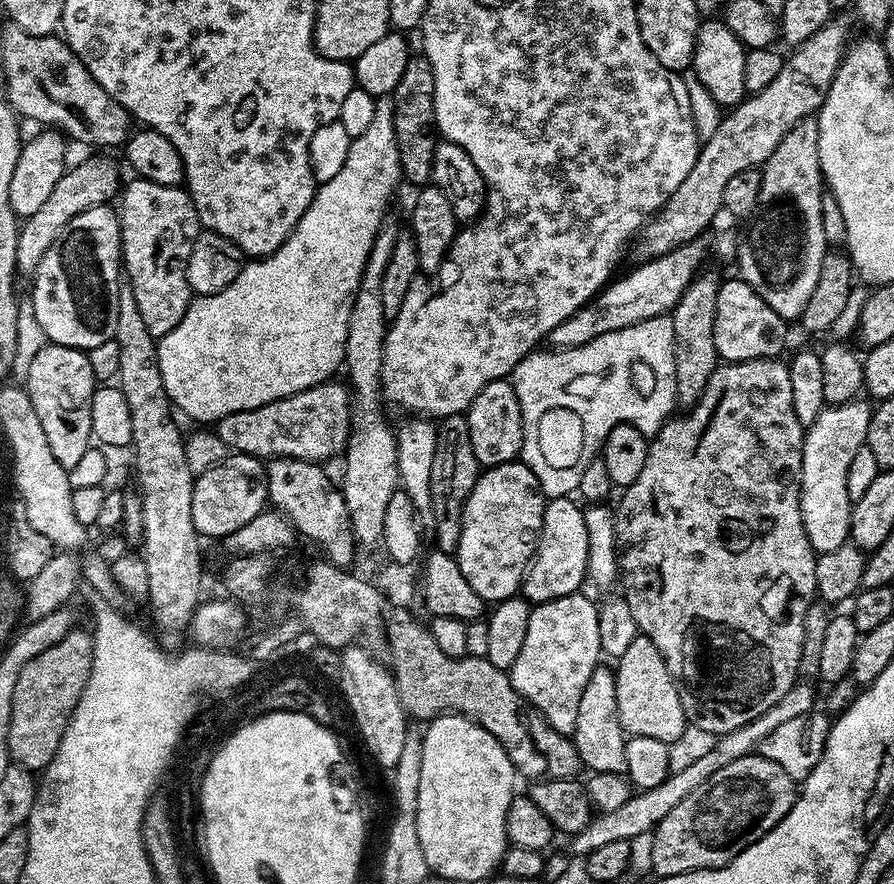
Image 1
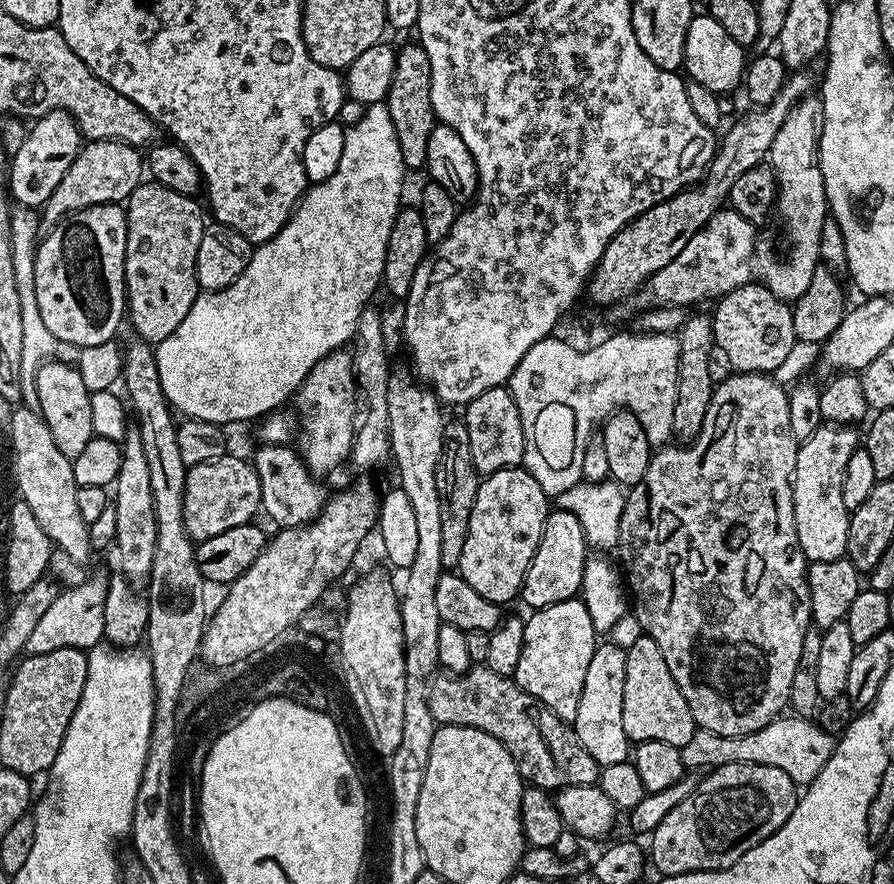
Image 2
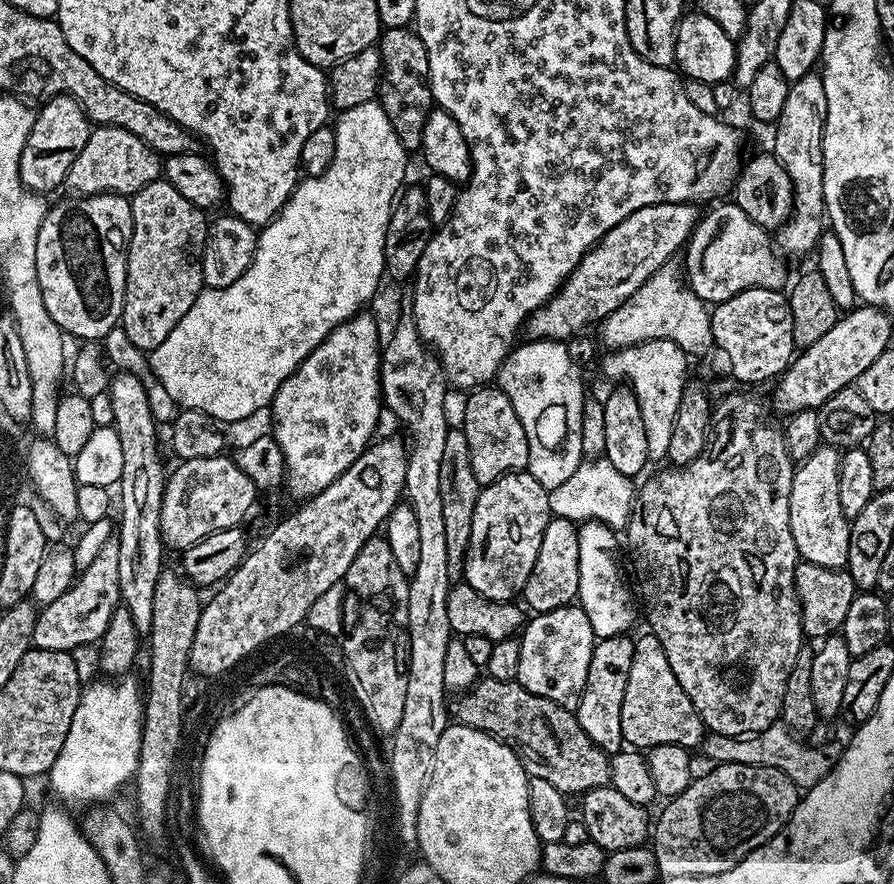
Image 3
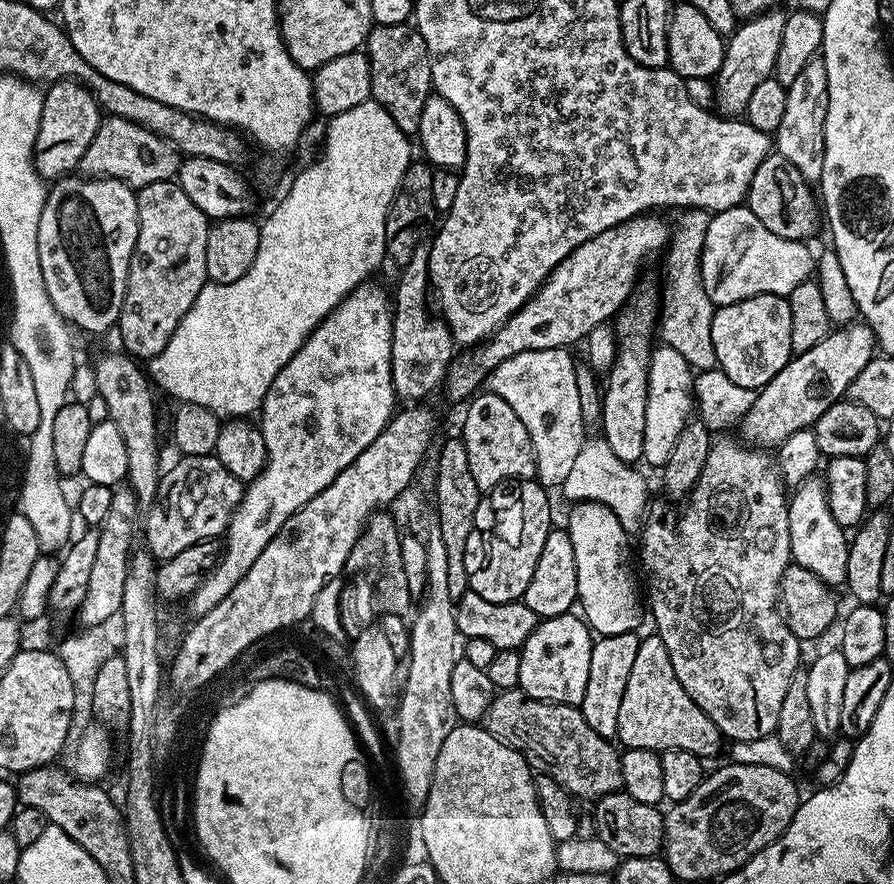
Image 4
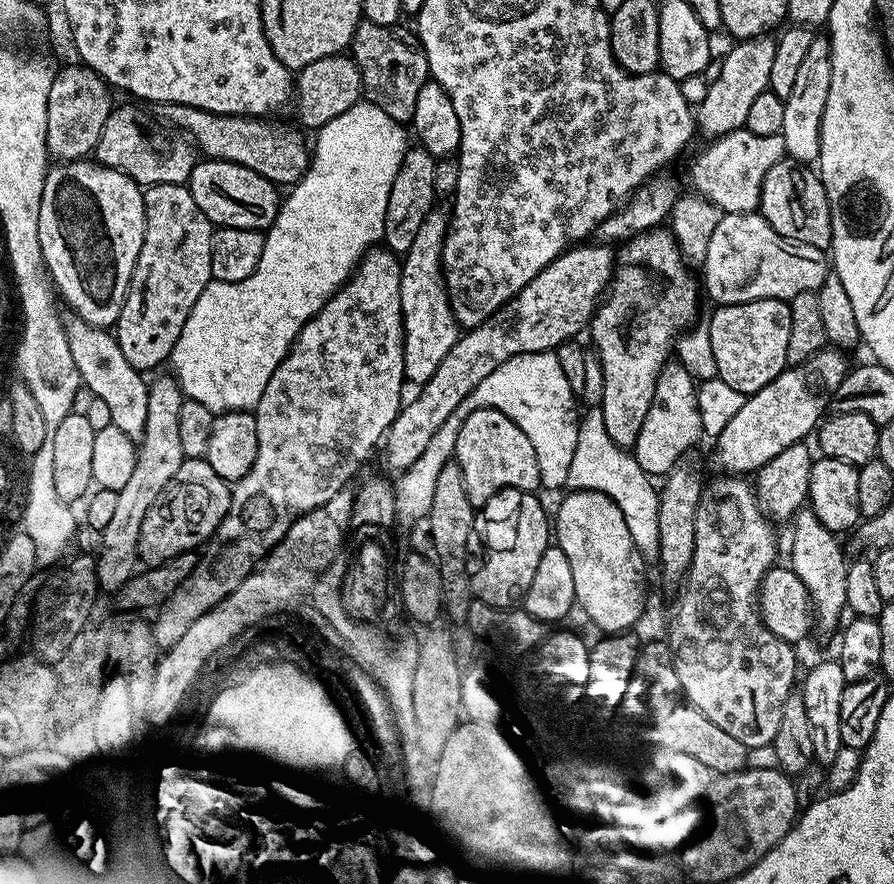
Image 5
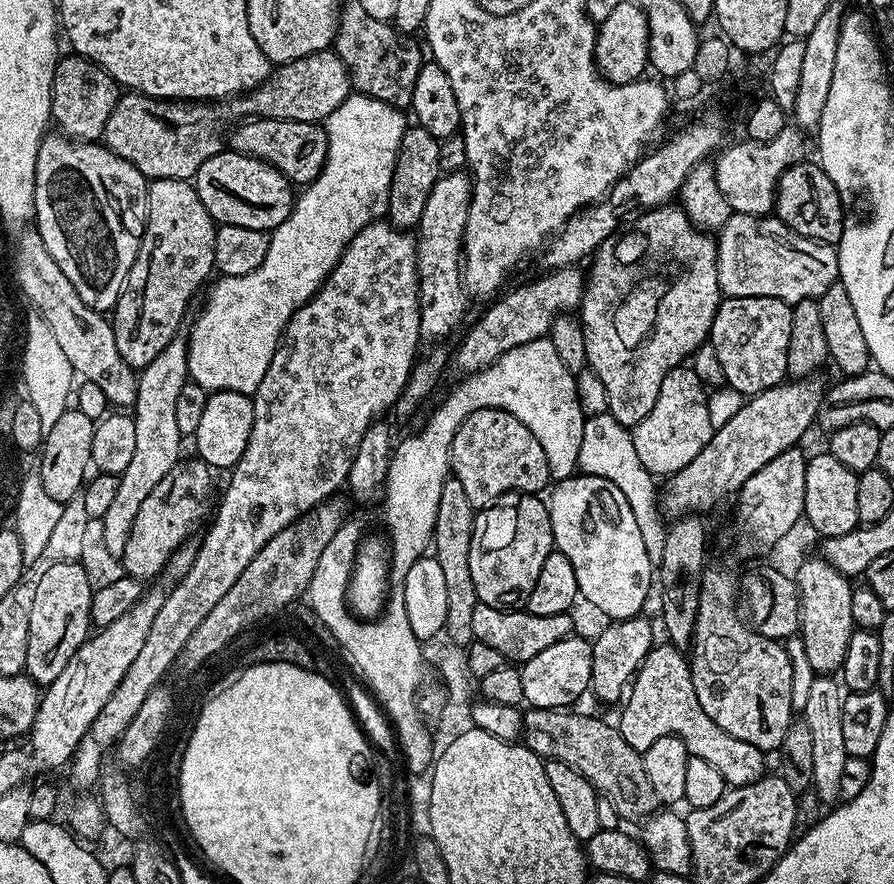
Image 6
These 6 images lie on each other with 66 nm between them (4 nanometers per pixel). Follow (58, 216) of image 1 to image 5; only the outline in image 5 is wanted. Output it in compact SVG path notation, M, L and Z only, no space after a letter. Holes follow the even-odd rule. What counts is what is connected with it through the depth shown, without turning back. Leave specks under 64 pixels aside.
M128 102L113 107L96 143L95 159L108 168L126 173L141 186L150 184L187 184L198 152L179 131L165 126L147 107Z

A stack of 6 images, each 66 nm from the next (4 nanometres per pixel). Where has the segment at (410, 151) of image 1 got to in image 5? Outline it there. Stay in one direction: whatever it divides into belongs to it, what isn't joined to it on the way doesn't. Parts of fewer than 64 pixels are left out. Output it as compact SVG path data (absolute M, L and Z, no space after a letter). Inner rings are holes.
M361 19L350 45L350 55L360 67L360 77L364 83L363 95L371 103L386 110L386 114L390 114L390 118L394 118L399 124L407 125L414 118L414 102L418 102L418 90L422 90L424 83L430 79L430 73L424 49L419 46L411 48L402 37L395 36L394 33L392 28L378 26L374 22Z

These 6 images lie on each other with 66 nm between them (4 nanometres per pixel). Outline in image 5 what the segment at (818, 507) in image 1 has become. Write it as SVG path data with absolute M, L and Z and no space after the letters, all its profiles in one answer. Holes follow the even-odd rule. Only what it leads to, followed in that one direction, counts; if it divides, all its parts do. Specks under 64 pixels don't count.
M805 506L796 513L794 525L796 533L792 536L792 560L790 567L806 586L812 599L812 611L815 623L824 632L832 632L841 627L846 616L846 574L849 557L844 557L844 548L839 544L837 533L826 530L826 526L812 511Z

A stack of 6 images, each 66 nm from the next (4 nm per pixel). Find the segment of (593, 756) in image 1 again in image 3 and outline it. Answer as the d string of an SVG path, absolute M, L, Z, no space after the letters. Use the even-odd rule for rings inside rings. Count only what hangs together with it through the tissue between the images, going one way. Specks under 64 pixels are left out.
M631 635L597 639L590 654L590 670L586 674L586 686L580 695L580 705L574 709L586 738L602 751L615 754L625 747L622 734L622 698L626 698L626 682L630 679L630 662L634 662L635 639Z

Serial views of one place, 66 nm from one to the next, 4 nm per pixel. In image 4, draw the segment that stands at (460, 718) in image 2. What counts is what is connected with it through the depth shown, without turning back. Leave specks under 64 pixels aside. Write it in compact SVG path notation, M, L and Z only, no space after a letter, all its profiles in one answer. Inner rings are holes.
M511 688L493 695L482 724L498 742L517 752L533 773L552 776L554 782L562 785L573 798L581 796L592 802L607 792L621 791L624 779L620 773L617 745L590 730L577 705L535 700L527 691Z

